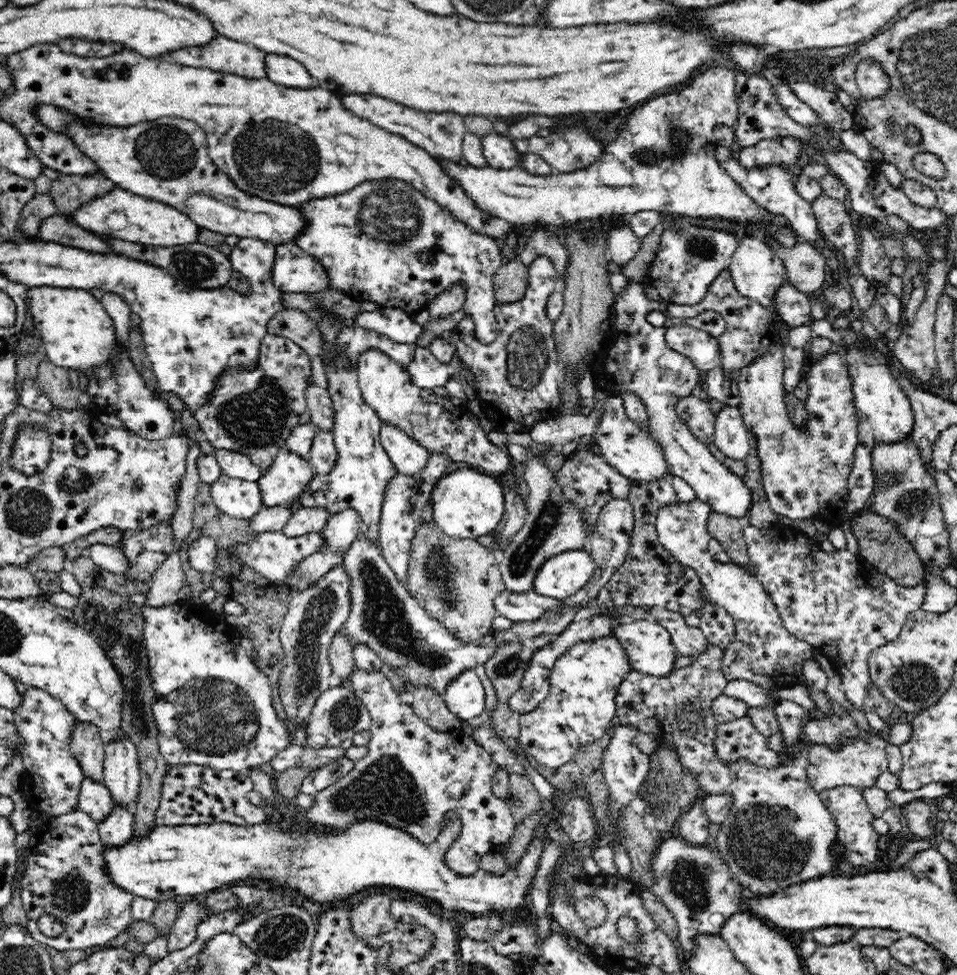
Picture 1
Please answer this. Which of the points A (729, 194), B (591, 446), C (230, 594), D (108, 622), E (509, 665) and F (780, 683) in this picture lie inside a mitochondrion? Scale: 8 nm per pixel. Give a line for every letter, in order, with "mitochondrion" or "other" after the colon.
A: other
B: other
C: other
D: mitochondrion
E: mitochondrion
F: other

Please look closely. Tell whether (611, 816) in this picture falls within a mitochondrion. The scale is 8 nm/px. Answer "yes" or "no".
no

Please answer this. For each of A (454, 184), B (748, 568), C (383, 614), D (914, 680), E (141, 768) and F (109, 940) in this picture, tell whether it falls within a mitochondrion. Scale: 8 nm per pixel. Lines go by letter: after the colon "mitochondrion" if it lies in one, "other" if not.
A: other
B: other
C: mitochondrion
D: mitochondrion
E: other
F: other

